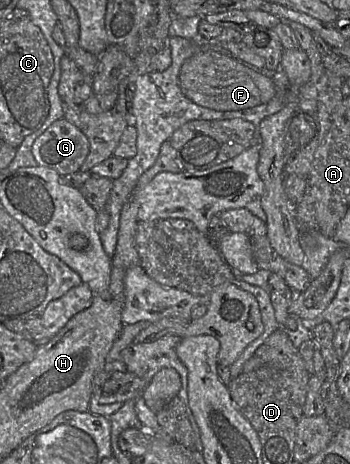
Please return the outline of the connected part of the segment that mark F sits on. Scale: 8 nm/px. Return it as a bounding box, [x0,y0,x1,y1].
[100,36,317,258]

